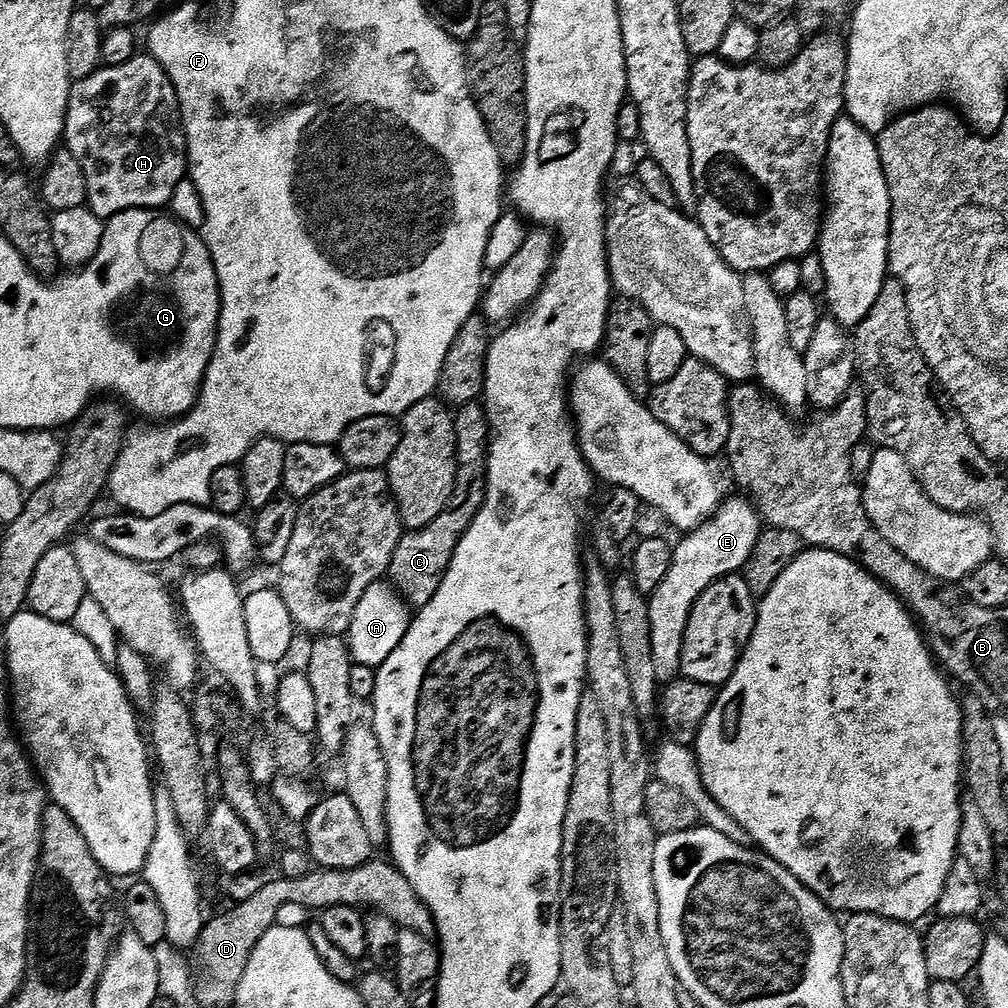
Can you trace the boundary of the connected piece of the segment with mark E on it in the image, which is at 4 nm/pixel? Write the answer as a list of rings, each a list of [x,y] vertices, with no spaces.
[[[740,496],[733,500],[725,499],[717,508],[716,514],[701,528],[687,533],[683,537],[684,541],[675,545],[670,574],[666,574],[658,590],[650,593],[650,634],[654,638],[654,666],[658,666],[658,678],[661,682],[680,676],[682,642],[694,602],[698,602],[700,595],[715,580],[739,573],[752,556],[758,542],[762,531],[762,517],[751,499]]]

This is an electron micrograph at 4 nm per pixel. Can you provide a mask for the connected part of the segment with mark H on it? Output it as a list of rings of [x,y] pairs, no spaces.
[[[137,54],[130,62],[122,62],[122,66],[102,66],[90,74],[90,78],[73,83],[63,143],[66,151],[78,158],[82,174],[86,174],[87,208],[105,222],[111,216],[135,208],[167,209],[174,190],[186,179],[188,140],[184,137],[184,122],[180,119],[178,94],[164,67],[150,54]]]

